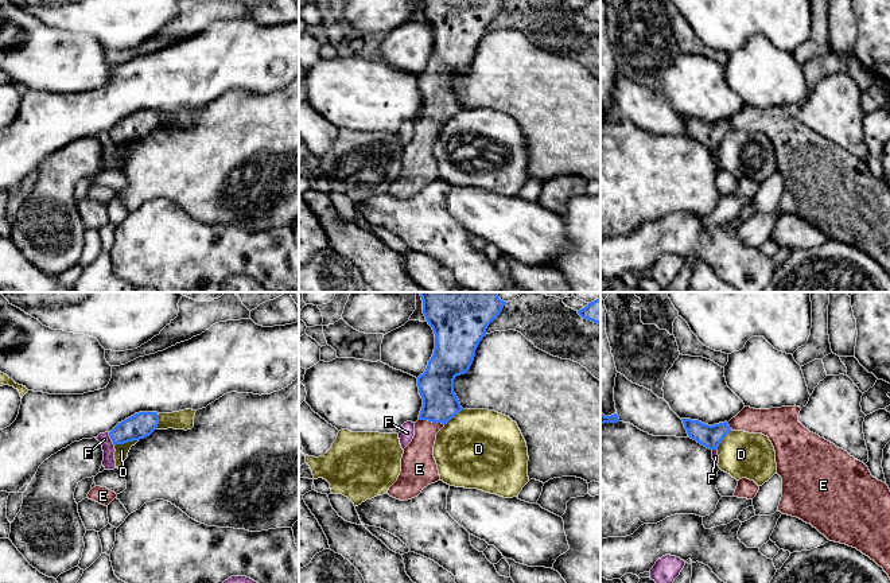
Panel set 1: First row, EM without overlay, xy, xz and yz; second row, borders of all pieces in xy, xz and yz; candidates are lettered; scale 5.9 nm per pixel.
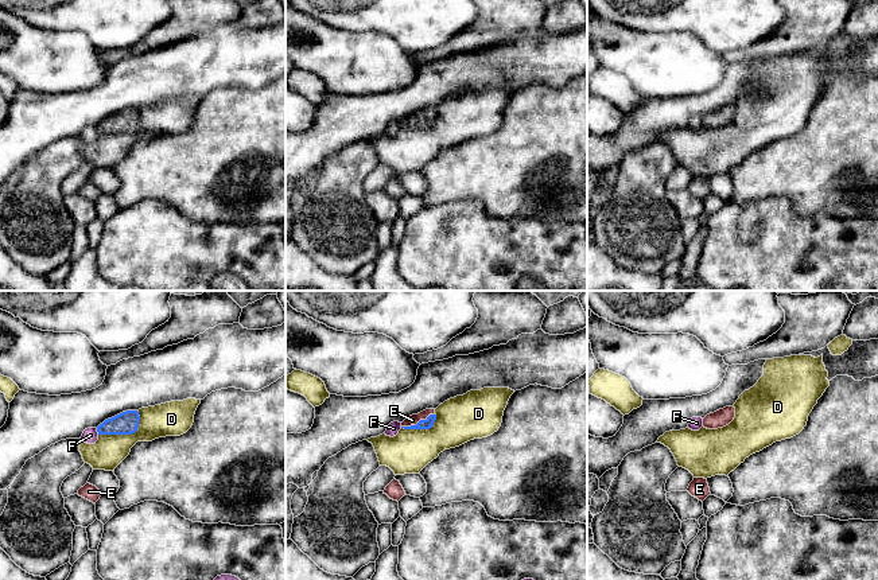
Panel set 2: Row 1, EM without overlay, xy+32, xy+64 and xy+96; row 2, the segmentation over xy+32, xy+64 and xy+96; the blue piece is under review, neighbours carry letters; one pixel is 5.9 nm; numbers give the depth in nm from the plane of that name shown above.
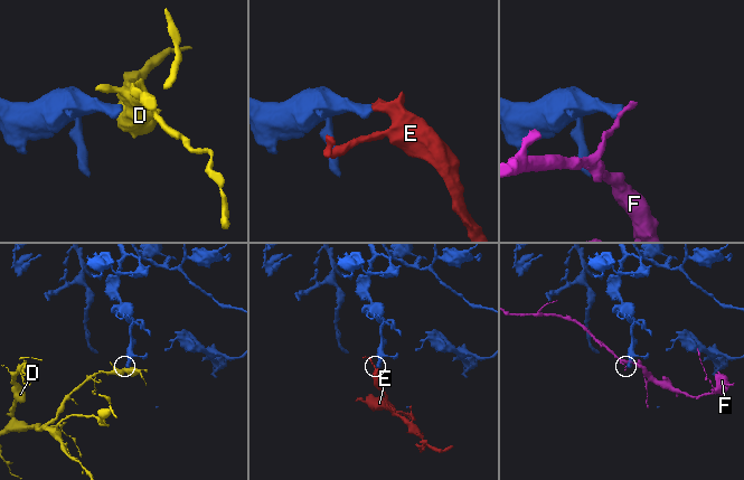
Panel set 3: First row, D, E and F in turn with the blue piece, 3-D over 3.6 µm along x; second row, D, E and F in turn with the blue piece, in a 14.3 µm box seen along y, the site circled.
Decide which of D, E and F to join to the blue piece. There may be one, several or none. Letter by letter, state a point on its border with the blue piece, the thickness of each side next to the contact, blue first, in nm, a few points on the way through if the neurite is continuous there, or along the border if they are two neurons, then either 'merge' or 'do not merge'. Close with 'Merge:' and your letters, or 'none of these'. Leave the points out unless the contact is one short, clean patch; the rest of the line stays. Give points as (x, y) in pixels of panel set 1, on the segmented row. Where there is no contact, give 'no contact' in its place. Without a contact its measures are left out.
D: contact xy (125, 442); calibres 150 and 80 nm; border xy (138, 439), (115, 446); do not merge
E: contact xz (431, 420); calibres 220 and 190 nm; way xz (440, 404), (431, 420), (426, 428), (418, 459); merge
F: contact xy (111, 438); calibres 150 and 80 nm; border xy (108, 432), (115, 444); do not merge
Merge: E

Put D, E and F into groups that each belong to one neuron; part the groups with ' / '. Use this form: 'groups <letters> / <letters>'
groups D / E / F

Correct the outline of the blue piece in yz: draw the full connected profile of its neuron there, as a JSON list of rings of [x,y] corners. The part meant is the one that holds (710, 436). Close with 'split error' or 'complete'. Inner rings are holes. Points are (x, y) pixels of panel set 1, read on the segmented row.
[[[745,407],[728,423],[714,425],[699,420],[681,419],[684,428],[691,439],[710,450],[718,450],[723,438],[732,431],[745,431],[749,434],[762,434],[769,438],[776,451],[777,474],[782,478],[782,497],[778,512],[797,517],[811,524],[829,541],[846,544],[856,548],[863,555],[874,560],[890,578],[890,489],[874,478],[868,467],[851,456],[846,450],[811,432],[798,421],[800,407],[781,407],[770,409],[754,409]]]; split error

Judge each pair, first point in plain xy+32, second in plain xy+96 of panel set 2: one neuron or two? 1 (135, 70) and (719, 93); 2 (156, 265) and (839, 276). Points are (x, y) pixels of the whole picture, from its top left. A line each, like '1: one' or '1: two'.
1: one
2: one

